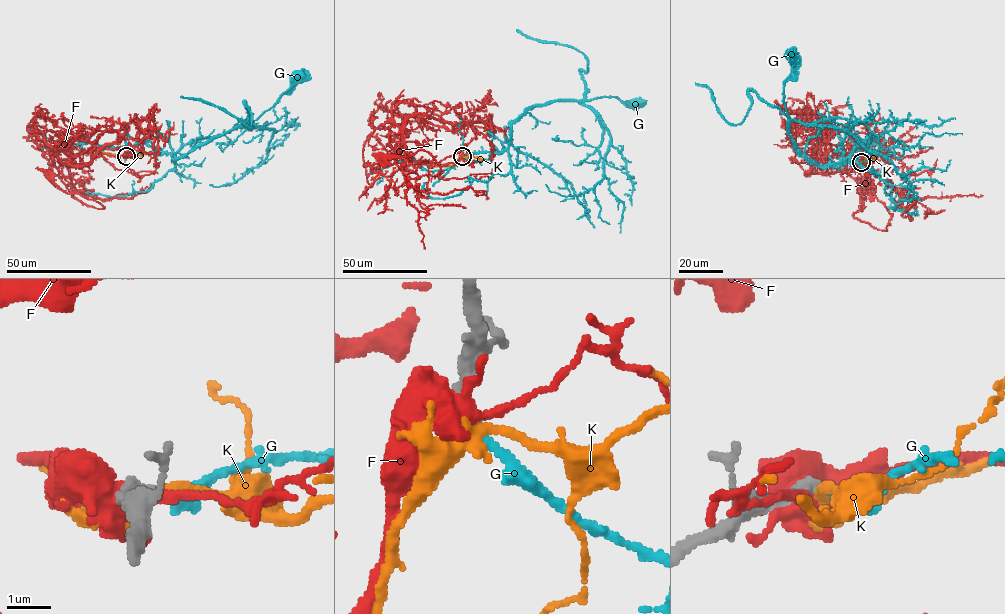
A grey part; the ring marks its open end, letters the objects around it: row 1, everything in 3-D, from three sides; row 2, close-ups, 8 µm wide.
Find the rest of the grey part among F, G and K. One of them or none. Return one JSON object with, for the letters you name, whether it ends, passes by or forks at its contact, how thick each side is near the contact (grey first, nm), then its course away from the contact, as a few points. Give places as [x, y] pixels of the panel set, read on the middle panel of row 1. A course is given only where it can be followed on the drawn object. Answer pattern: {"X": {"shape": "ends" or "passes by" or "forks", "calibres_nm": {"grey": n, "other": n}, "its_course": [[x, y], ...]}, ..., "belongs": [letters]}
{"G": {"shape": "ends", "calibres_nm": {"grey": 280, "other": 180}, "its_course": [[462, 156], [473, 162], [504, 150], [509, 144], [511, 124], [535, 105], [605, 97], [616, 97], [633, 103]]}, "belongs": ["G"]}

